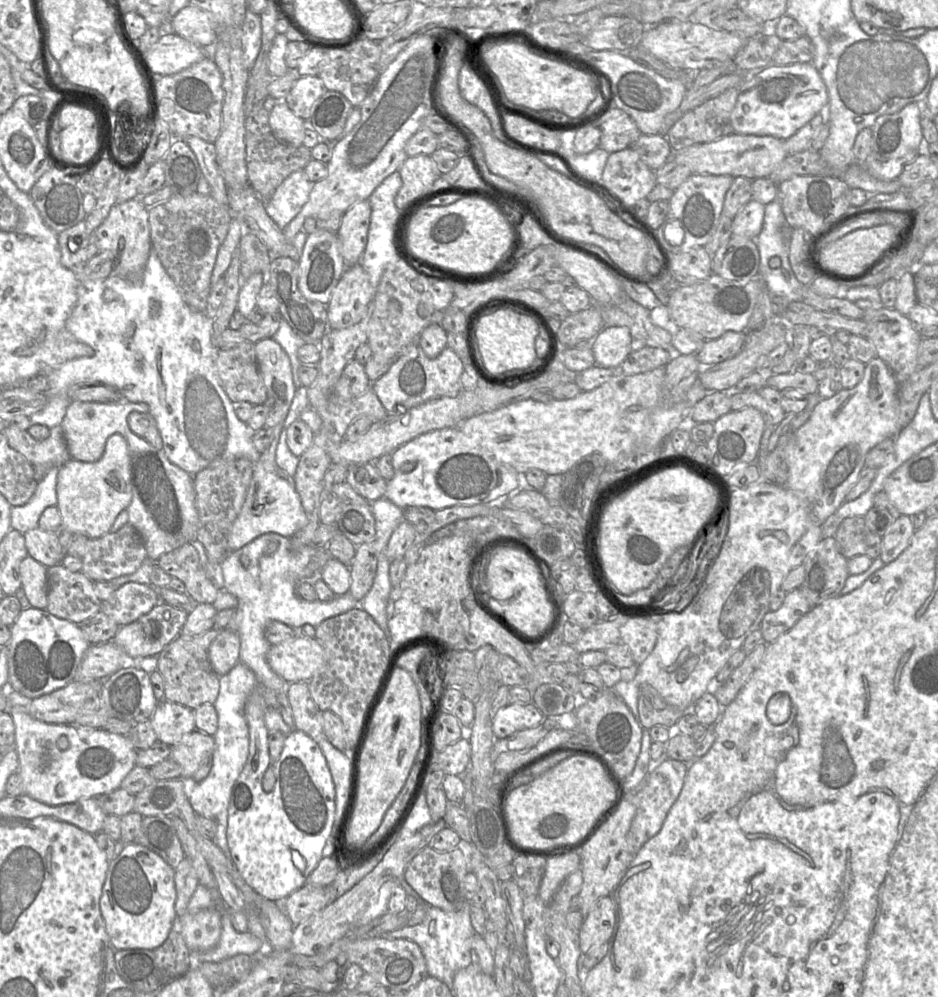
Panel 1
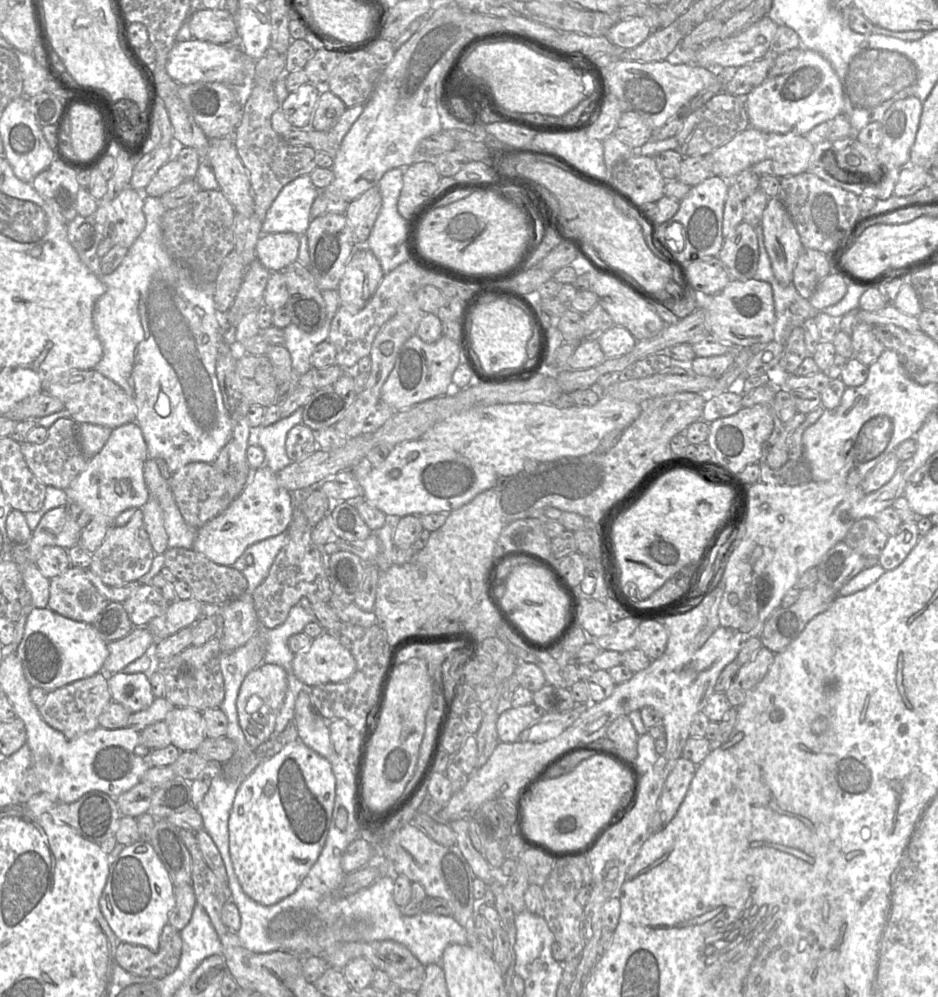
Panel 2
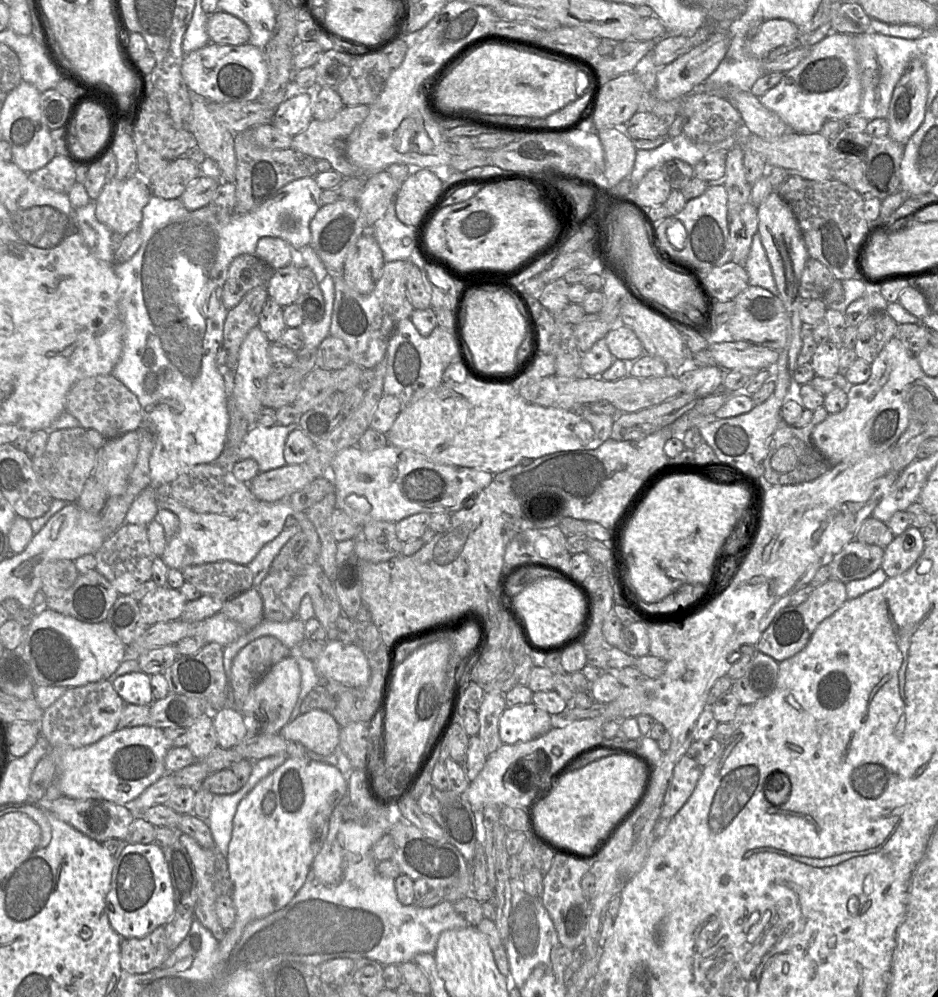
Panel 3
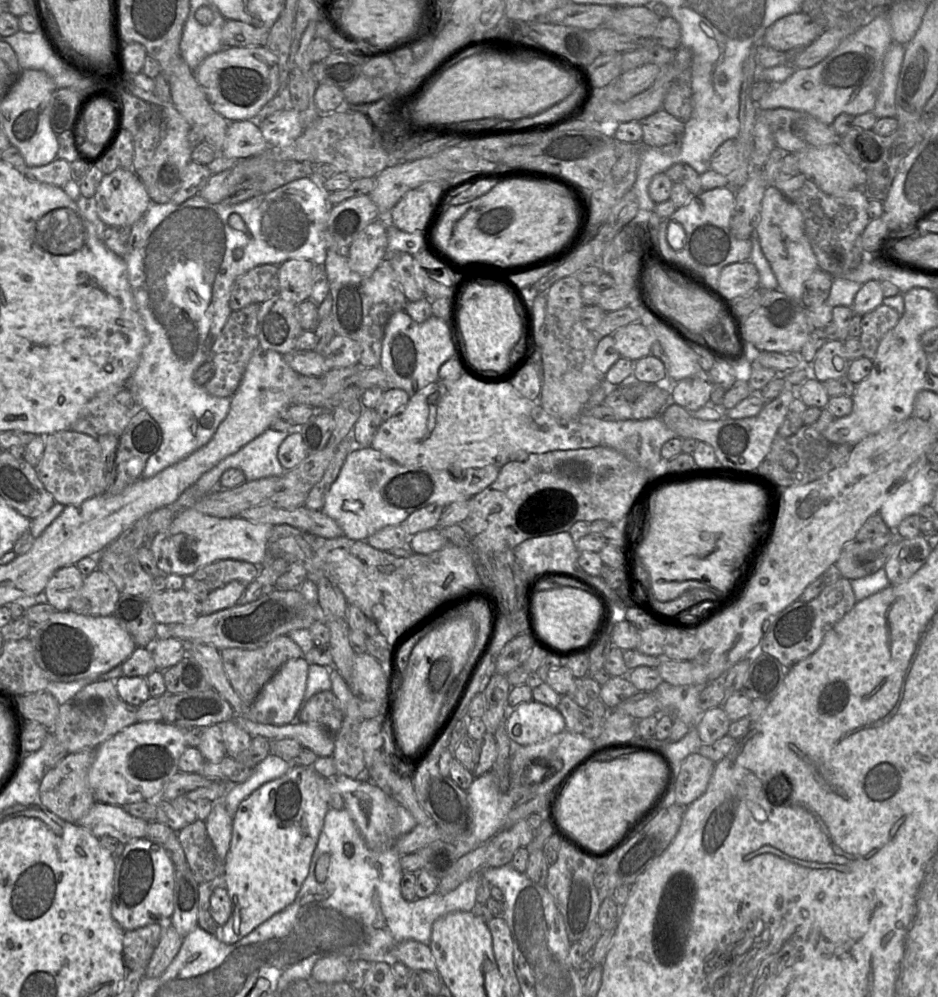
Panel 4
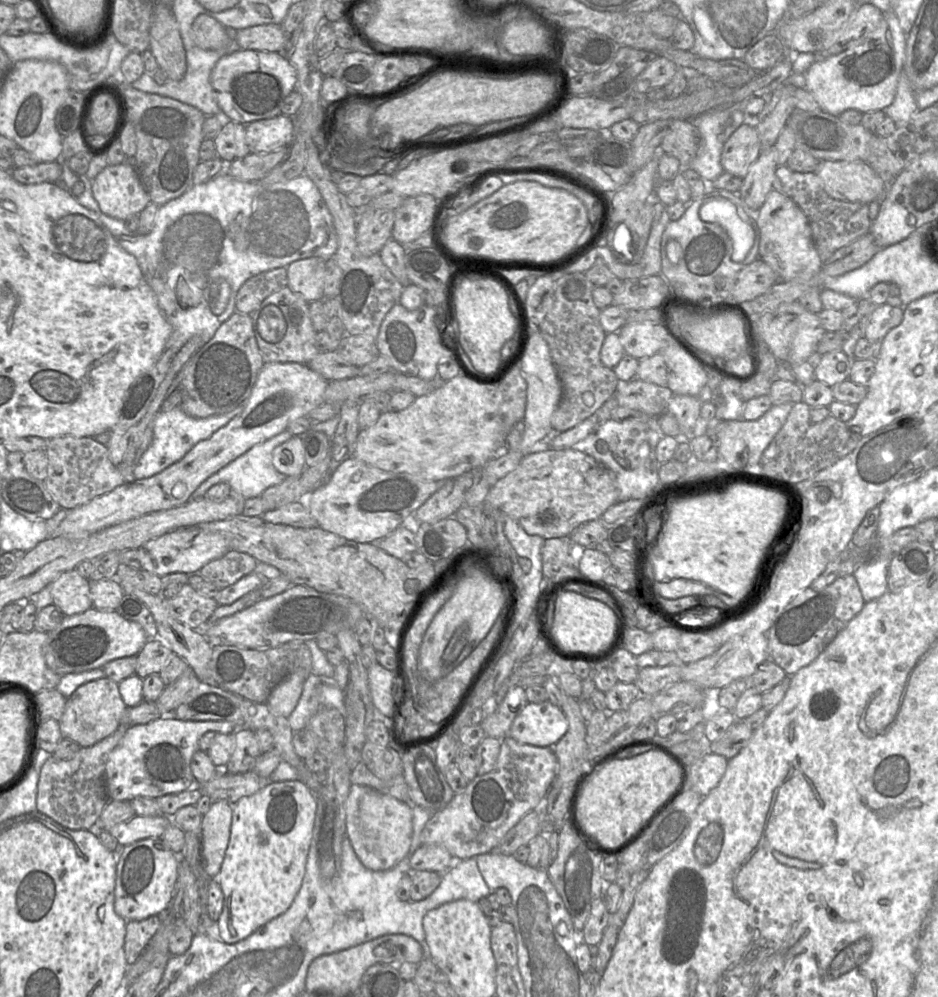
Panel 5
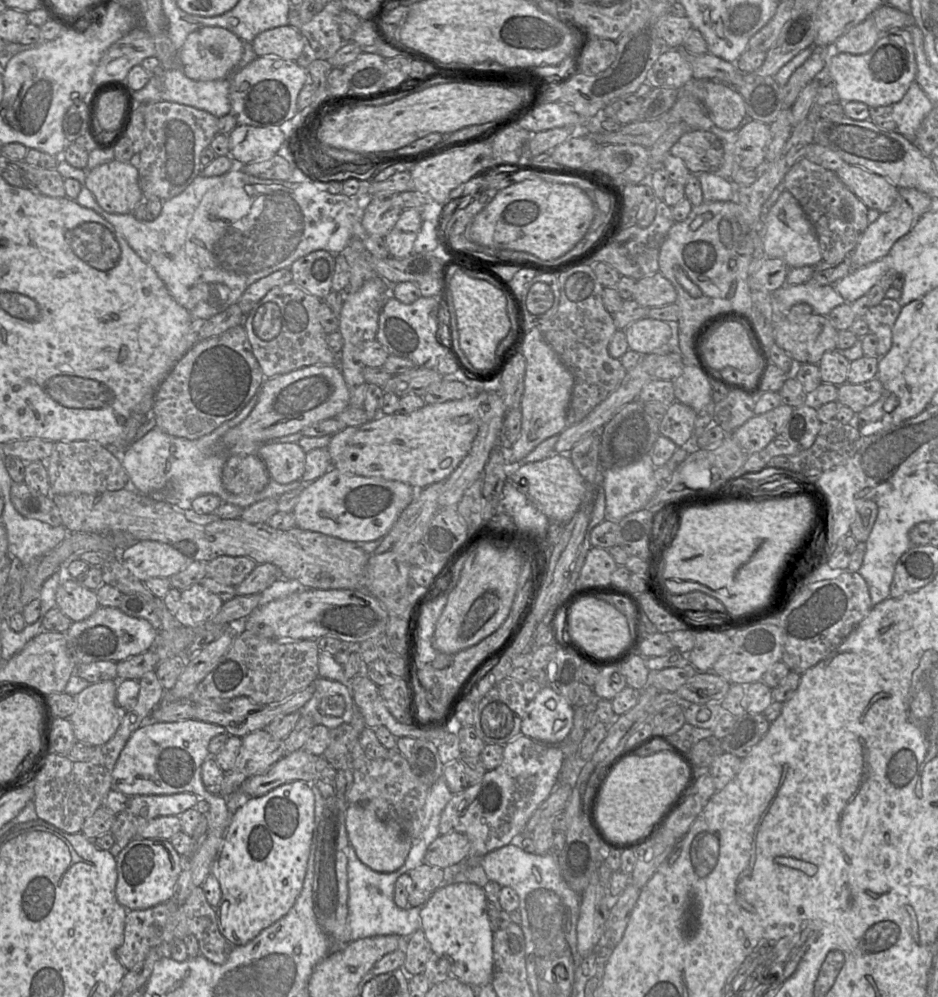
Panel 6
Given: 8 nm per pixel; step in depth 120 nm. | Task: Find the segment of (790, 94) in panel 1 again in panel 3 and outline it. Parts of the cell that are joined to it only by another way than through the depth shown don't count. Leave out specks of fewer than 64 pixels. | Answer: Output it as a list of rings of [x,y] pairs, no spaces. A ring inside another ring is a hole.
[[[830,33],[811,46],[809,55],[786,72],[781,81],[759,97],[759,100],[797,133],[820,133],[825,122],[843,120],[859,113],[860,66],[854,35]]]

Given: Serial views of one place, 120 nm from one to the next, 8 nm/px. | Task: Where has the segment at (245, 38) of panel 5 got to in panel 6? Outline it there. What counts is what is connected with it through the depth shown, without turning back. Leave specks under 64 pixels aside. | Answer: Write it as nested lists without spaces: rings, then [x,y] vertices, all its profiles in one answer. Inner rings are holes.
[[[289,24],[261,32],[251,44],[258,57],[279,56],[289,61],[297,61],[306,50],[306,39]]]

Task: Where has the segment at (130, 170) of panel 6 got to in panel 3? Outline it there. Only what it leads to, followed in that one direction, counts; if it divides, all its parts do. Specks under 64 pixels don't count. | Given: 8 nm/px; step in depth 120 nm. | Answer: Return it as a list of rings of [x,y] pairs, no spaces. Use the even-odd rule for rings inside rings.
[[[135,175],[126,180],[108,179],[99,197],[95,200],[96,218],[110,228],[112,232],[126,235],[132,230],[139,229],[143,208],[152,195],[149,183],[140,175]]]

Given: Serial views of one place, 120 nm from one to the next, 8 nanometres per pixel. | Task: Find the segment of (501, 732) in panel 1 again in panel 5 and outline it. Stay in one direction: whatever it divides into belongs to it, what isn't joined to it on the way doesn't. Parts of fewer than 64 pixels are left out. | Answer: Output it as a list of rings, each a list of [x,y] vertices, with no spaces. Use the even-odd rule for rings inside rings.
[[[547,700],[528,702],[513,720],[509,736],[523,744],[553,748],[567,730],[564,712]]]

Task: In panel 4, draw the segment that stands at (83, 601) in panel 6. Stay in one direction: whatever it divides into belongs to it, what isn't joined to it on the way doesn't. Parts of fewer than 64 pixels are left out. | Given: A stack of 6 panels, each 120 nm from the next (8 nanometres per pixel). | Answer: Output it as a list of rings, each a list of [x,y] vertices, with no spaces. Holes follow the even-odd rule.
[[[76,565],[61,568],[52,575],[44,592],[55,611],[69,609],[70,601],[81,589],[84,578]]]

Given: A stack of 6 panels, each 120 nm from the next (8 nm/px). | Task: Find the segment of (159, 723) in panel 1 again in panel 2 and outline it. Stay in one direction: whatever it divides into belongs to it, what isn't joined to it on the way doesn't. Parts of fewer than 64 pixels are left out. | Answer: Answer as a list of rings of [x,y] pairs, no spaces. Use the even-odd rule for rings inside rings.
[[[174,707],[163,722],[168,726],[171,745],[181,752],[195,752],[206,738],[202,712],[196,709]]]

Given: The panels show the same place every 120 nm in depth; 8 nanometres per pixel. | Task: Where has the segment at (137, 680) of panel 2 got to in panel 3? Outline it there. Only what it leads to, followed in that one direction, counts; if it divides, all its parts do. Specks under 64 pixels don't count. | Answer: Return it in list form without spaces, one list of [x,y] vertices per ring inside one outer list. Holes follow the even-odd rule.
[[[142,671],[113,677],[111,683],[126,704],[151,705],[154,701],[150,676]]]

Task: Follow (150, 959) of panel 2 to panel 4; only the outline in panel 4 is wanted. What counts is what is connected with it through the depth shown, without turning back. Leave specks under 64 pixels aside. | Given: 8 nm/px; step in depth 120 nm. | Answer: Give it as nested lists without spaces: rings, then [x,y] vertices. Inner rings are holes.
[[[149,924],[134,930],[125,931],[123,937],[123,960],[127,971],[145,968],[158,945],[162,925]]]

